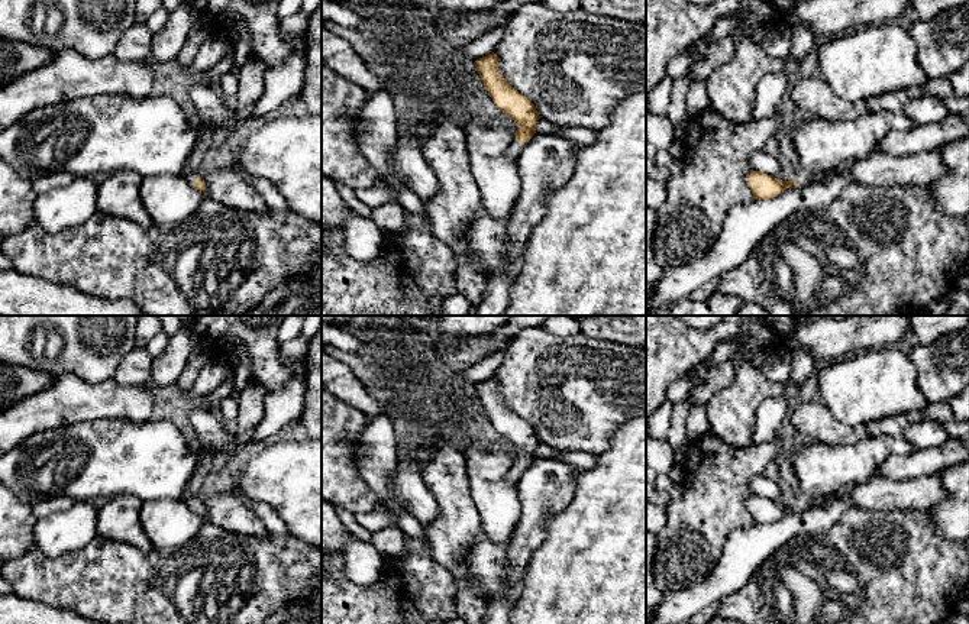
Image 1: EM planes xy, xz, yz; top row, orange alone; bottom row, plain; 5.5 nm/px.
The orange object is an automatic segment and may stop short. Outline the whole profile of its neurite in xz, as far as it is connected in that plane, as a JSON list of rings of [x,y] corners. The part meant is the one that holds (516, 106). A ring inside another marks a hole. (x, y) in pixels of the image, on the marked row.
[[[488,54],[474,62],[495,107],[506,113],[517,125],[517,142],[507,148],[507,158],[517,161],[520,149],[536,133],[536,123],[540,119],[534,104],[514,90],[498,71],[497,54]]]

